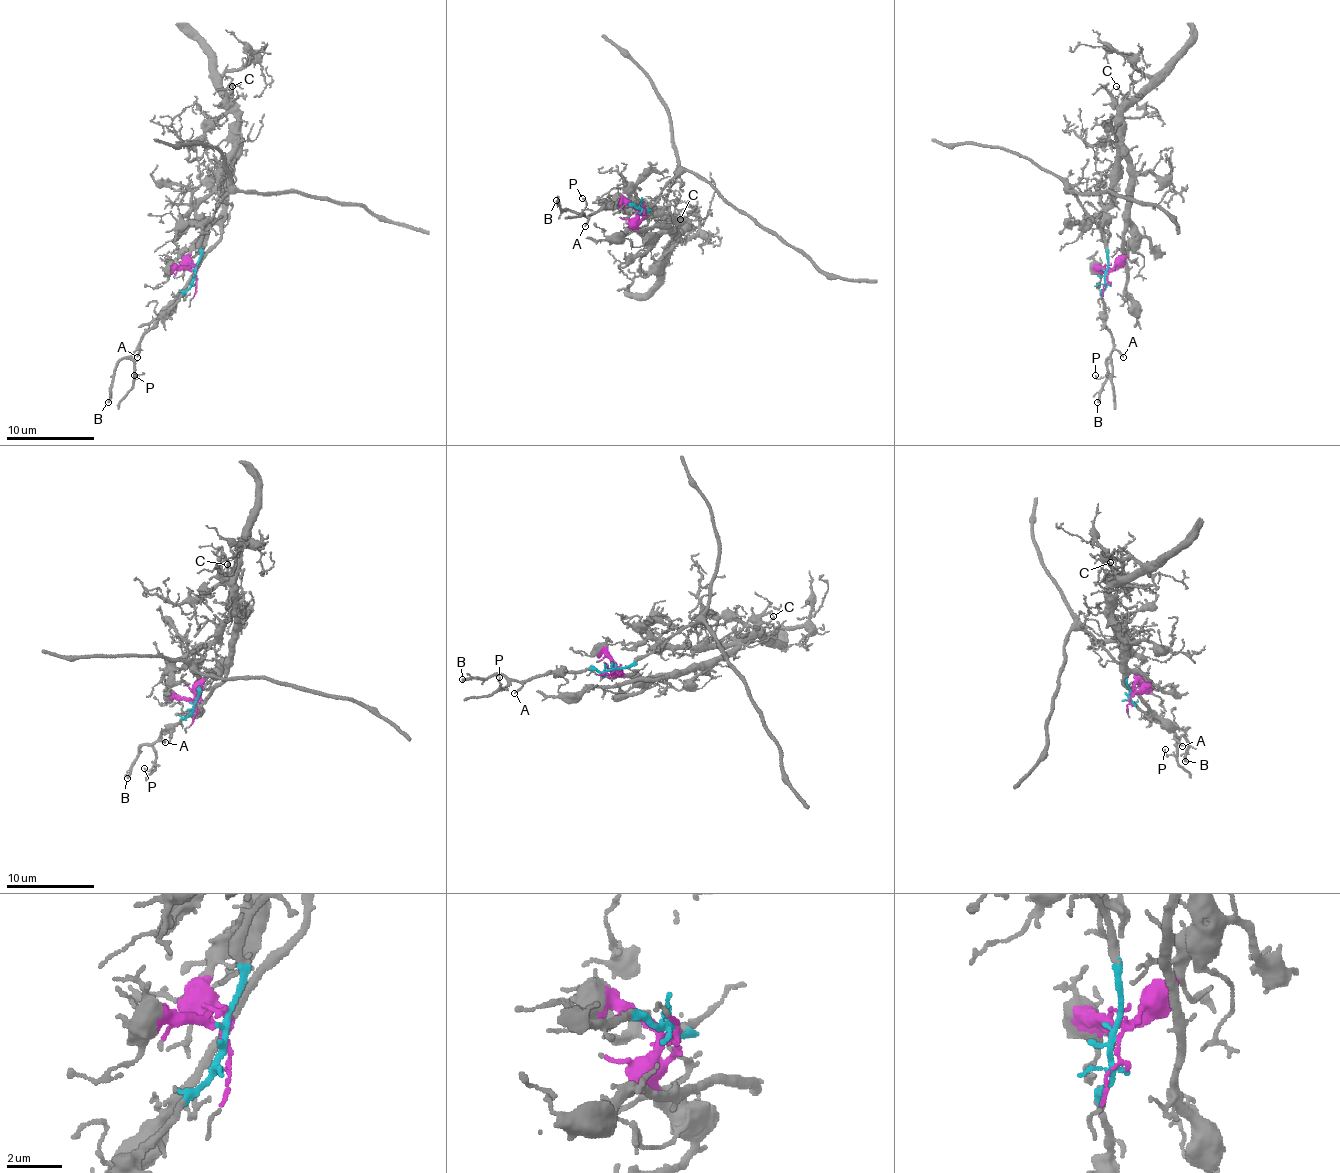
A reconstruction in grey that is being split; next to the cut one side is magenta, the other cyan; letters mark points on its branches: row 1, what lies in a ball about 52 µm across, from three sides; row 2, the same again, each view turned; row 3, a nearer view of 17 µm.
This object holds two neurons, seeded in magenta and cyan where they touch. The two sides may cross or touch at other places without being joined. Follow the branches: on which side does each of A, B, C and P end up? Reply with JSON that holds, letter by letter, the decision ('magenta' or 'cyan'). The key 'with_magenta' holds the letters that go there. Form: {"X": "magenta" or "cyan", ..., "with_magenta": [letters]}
{"A": "cyan", "B": "cyan", "C": "magenta", "P": "cyan", "with_magenta": ["C"]}

